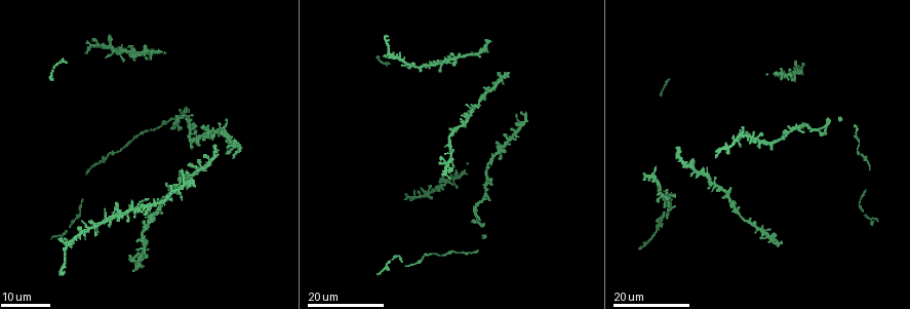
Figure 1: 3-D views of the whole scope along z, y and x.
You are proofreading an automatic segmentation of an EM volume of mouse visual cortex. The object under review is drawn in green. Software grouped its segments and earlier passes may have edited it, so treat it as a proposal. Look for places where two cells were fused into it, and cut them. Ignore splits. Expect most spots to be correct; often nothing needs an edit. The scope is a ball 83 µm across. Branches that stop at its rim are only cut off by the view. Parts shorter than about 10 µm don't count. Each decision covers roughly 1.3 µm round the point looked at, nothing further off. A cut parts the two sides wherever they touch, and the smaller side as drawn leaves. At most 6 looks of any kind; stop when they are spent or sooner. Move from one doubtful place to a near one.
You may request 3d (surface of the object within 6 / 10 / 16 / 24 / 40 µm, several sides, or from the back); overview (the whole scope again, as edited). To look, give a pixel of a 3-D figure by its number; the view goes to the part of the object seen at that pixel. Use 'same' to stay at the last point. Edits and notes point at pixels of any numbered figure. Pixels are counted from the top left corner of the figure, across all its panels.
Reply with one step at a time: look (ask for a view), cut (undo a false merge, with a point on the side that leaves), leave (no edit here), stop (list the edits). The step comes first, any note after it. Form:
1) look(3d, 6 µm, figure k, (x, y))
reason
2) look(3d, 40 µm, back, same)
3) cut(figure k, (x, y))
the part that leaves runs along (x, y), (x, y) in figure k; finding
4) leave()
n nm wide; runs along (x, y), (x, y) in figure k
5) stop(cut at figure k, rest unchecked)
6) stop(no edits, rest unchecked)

look(3d, 24 µm, figure 1, (820, 127))
three arms meet

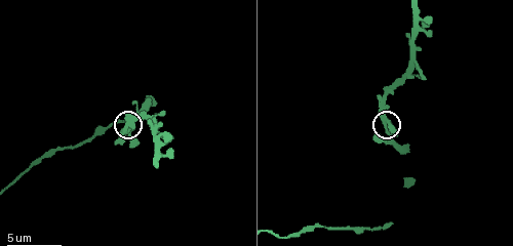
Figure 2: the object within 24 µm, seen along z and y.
look(3d, 6 µm, figure 2, (388, 129))
zoom in

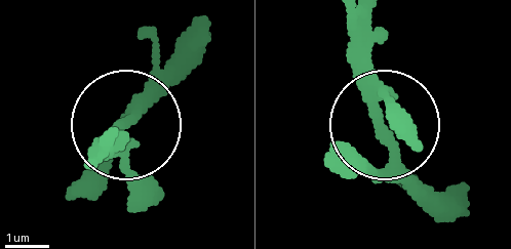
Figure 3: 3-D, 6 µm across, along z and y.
look(3d, 6 µm, back, figure 3, (127, 123))

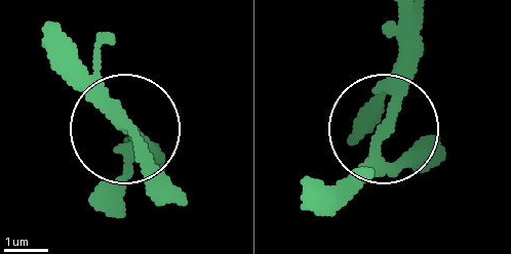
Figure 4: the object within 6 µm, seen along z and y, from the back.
leave()
3 arms; one cell here

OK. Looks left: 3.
look(3d, 24 µm, figure 1, (176, 190))
thin neck

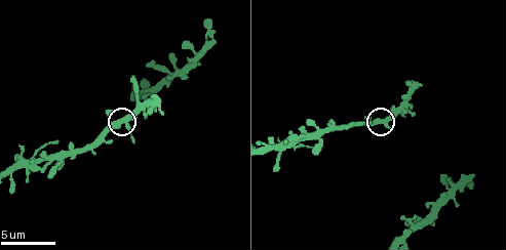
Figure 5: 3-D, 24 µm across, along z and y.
look(3d, 10 µm, figure 5, (119, 123))

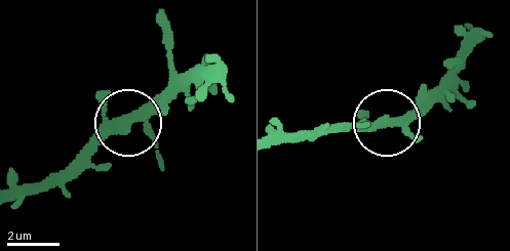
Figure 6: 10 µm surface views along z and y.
leave()
320 nm wide; all the same cell

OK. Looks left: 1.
stop(no edits, rest unchecked)

